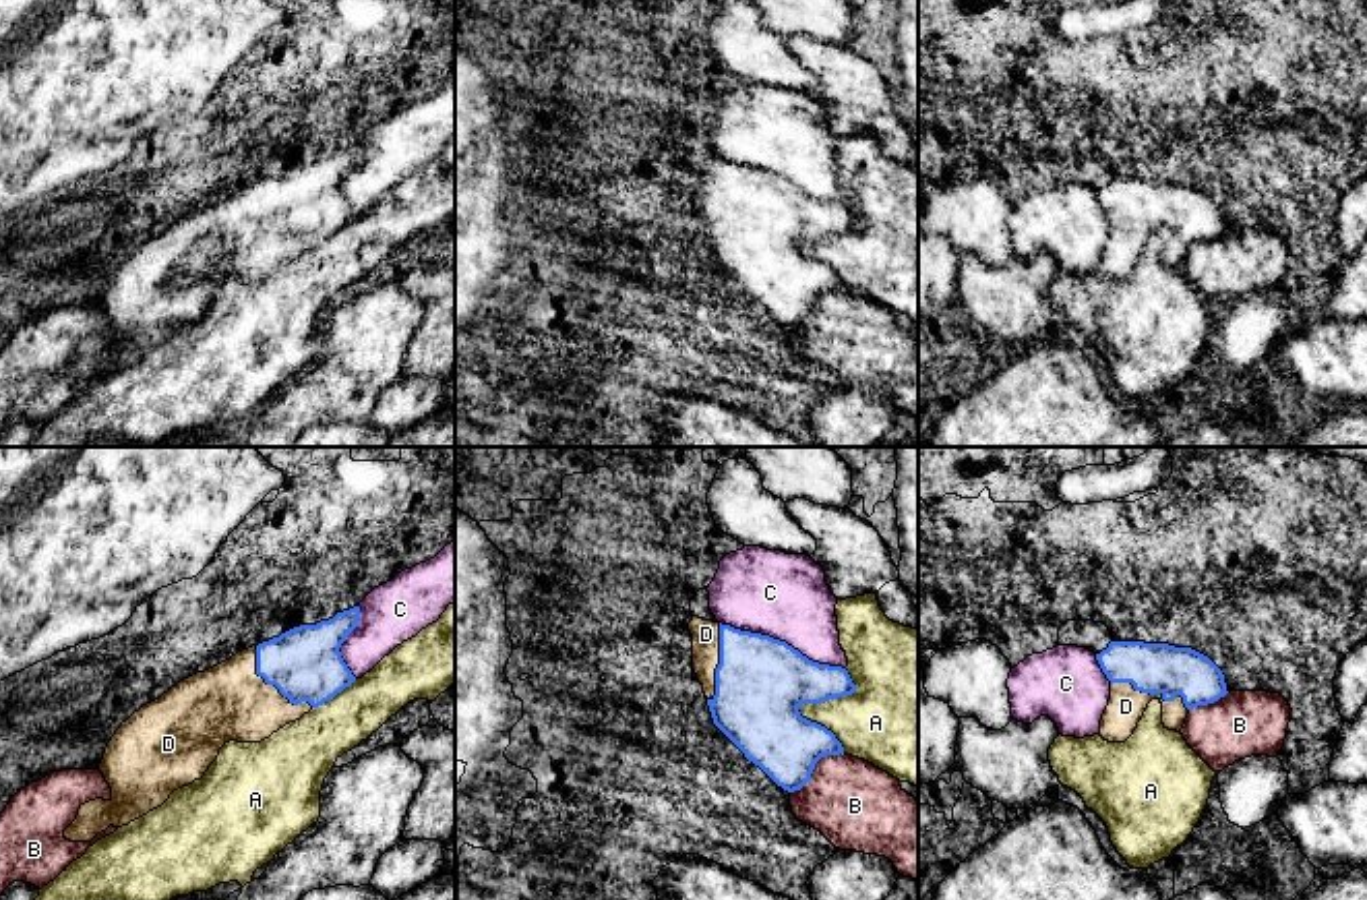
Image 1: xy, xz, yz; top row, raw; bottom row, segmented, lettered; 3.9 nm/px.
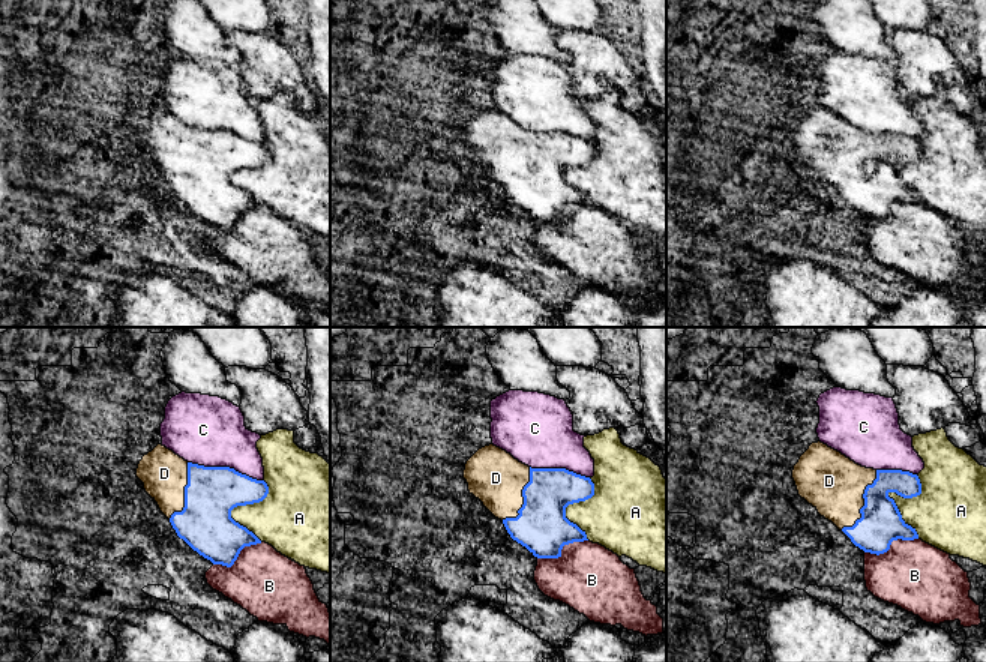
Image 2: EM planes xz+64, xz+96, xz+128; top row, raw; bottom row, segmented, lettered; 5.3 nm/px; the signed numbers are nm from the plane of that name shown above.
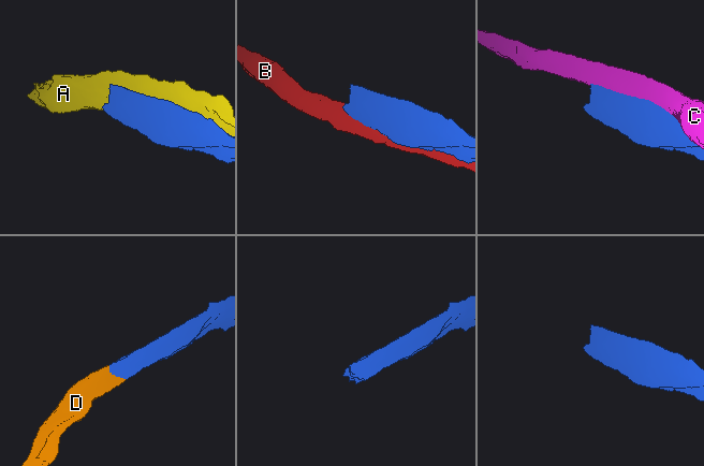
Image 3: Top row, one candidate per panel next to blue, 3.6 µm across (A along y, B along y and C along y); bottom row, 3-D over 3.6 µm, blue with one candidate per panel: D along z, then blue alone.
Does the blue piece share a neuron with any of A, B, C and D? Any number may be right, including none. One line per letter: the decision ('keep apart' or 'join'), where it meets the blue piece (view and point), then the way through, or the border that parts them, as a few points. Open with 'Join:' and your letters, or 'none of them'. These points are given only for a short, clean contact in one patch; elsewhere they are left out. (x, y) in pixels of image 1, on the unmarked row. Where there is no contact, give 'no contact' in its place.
Join: D
A: keep apart; meets blue in xz at (809, 238)
B: keep apart; meets blue in xz at (813, 305)
C: keep apart; meets blue in xz at (782, 178)
D: join; meets blue in yz at (1152, 230)

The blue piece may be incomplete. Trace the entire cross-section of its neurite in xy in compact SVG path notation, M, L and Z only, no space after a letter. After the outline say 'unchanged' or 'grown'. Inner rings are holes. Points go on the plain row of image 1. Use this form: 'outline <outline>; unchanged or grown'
outline M354 143L329 157L294 163L180 217L159 236L143 242L116 267L97 304L112 325L112 335L81 341L77 356L64 366L64 374L91 379L110 362L128 362L161 343L174 327L201 317L225 279L261 279L341 230L356 213L339 184L358 159L360 143Z; grown

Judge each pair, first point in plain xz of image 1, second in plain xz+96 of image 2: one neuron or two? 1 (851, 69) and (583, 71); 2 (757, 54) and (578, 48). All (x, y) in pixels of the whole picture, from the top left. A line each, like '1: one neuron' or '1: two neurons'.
1: one neuron
2: two neurons

